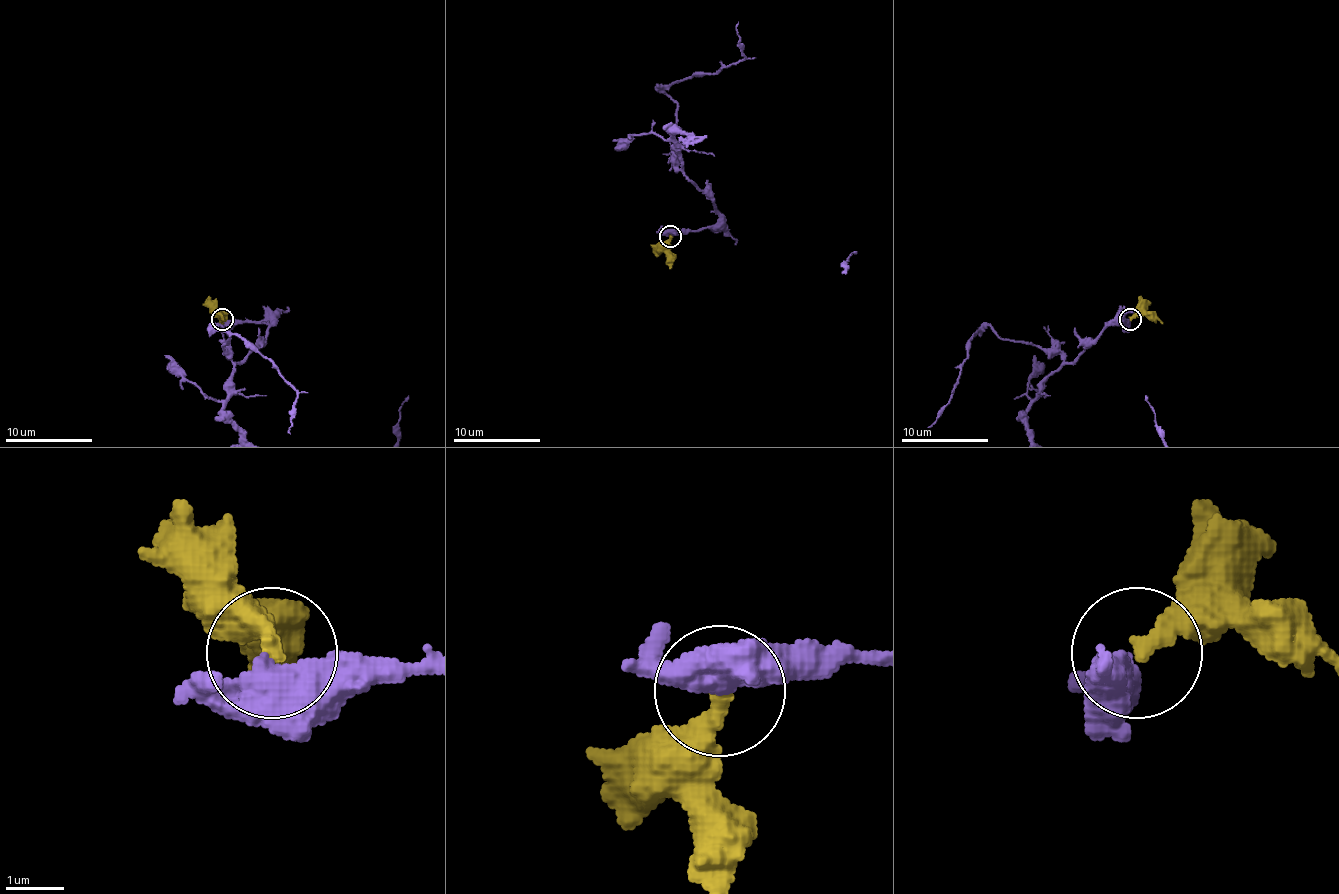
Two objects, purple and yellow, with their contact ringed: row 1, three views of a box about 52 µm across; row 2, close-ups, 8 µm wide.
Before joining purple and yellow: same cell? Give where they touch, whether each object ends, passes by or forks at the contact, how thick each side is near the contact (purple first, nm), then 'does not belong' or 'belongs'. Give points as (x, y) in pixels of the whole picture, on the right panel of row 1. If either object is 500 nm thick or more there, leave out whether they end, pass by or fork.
(1130, 319) | 600/320 nm | does not belong

